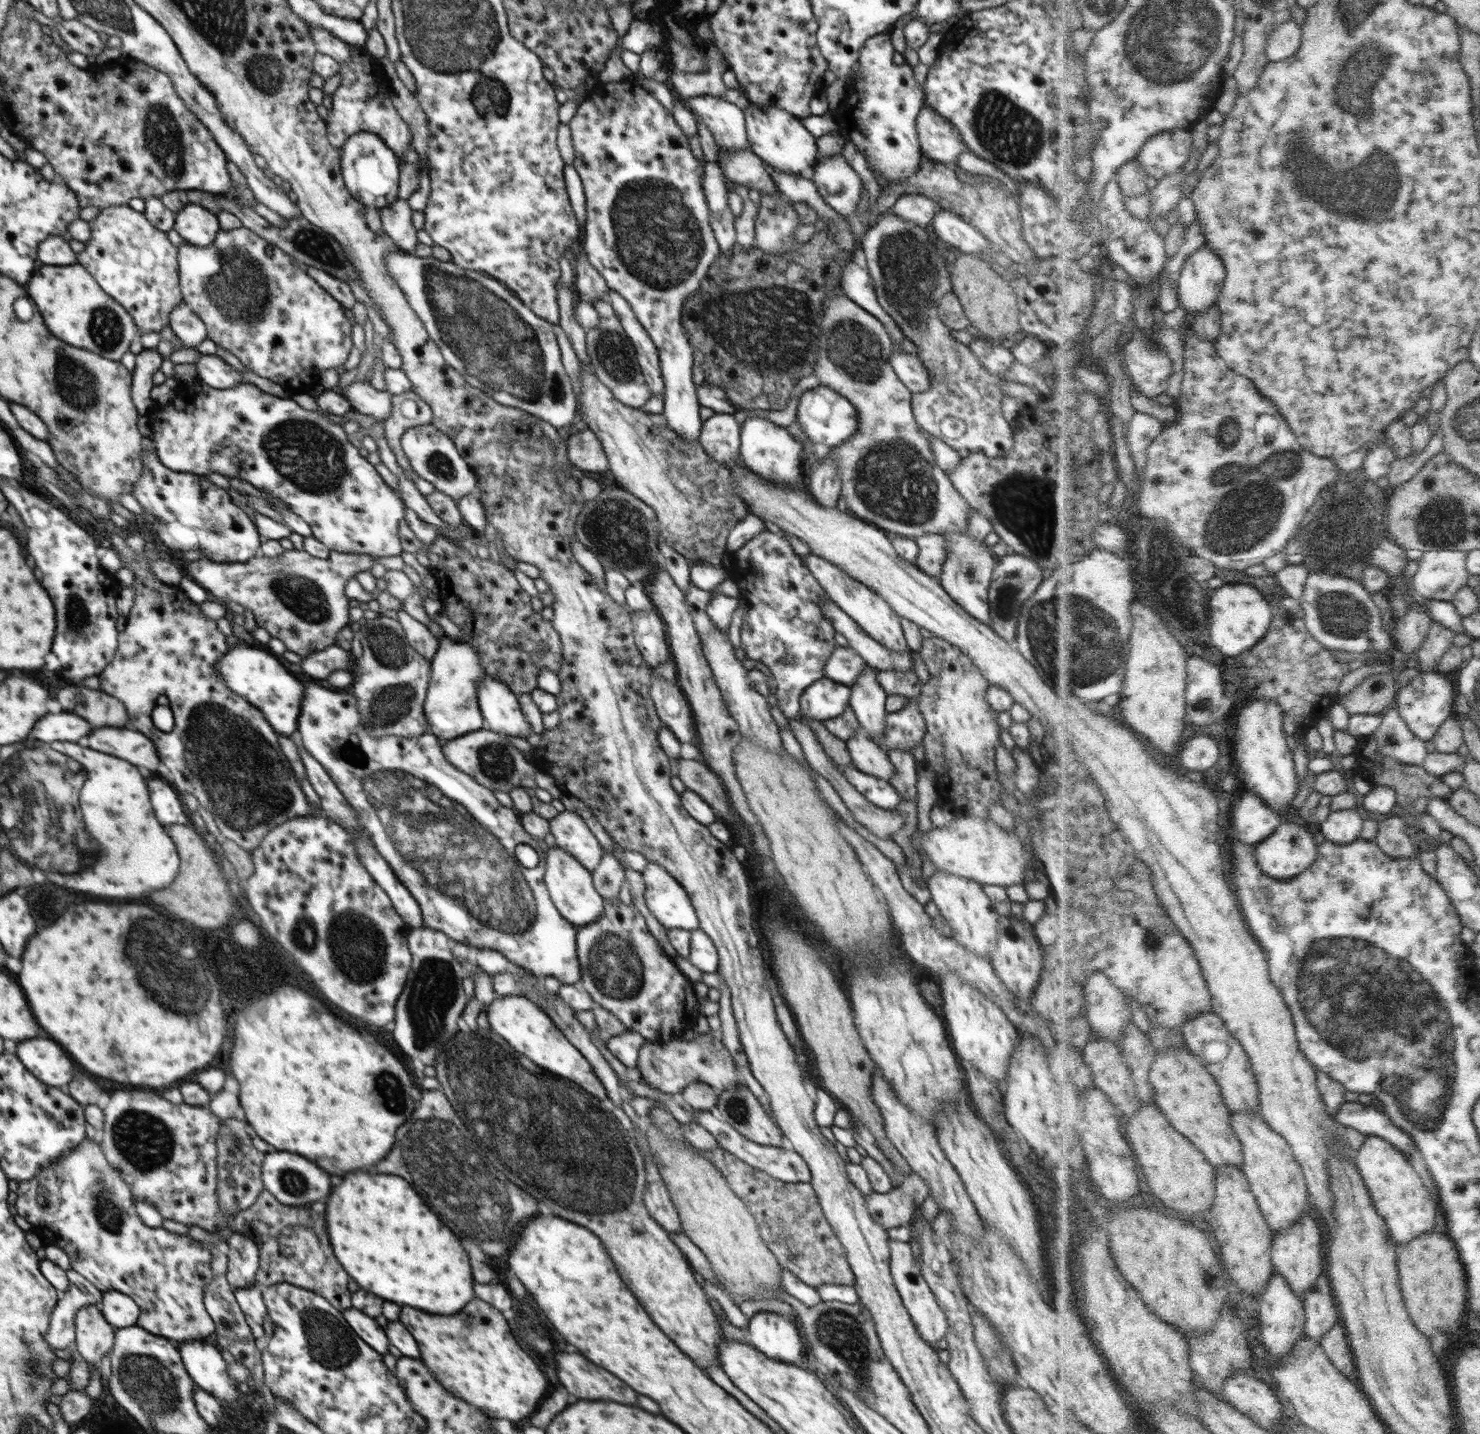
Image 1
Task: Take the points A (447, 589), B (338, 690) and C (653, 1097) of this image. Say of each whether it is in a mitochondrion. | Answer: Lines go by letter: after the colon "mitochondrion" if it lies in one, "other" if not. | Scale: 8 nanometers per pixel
A: other
B: other
C: other

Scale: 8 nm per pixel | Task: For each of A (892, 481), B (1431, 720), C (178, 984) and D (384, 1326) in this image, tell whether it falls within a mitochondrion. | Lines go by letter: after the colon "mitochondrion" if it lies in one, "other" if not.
A: mitochondrion
B: other
C: mitochondrion
D: other

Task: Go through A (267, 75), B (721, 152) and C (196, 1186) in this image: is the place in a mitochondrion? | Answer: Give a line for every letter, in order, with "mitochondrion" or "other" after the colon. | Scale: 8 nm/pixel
A: mitochondrion
B: other
C: other

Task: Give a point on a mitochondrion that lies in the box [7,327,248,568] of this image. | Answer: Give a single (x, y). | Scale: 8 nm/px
(76, 384)

